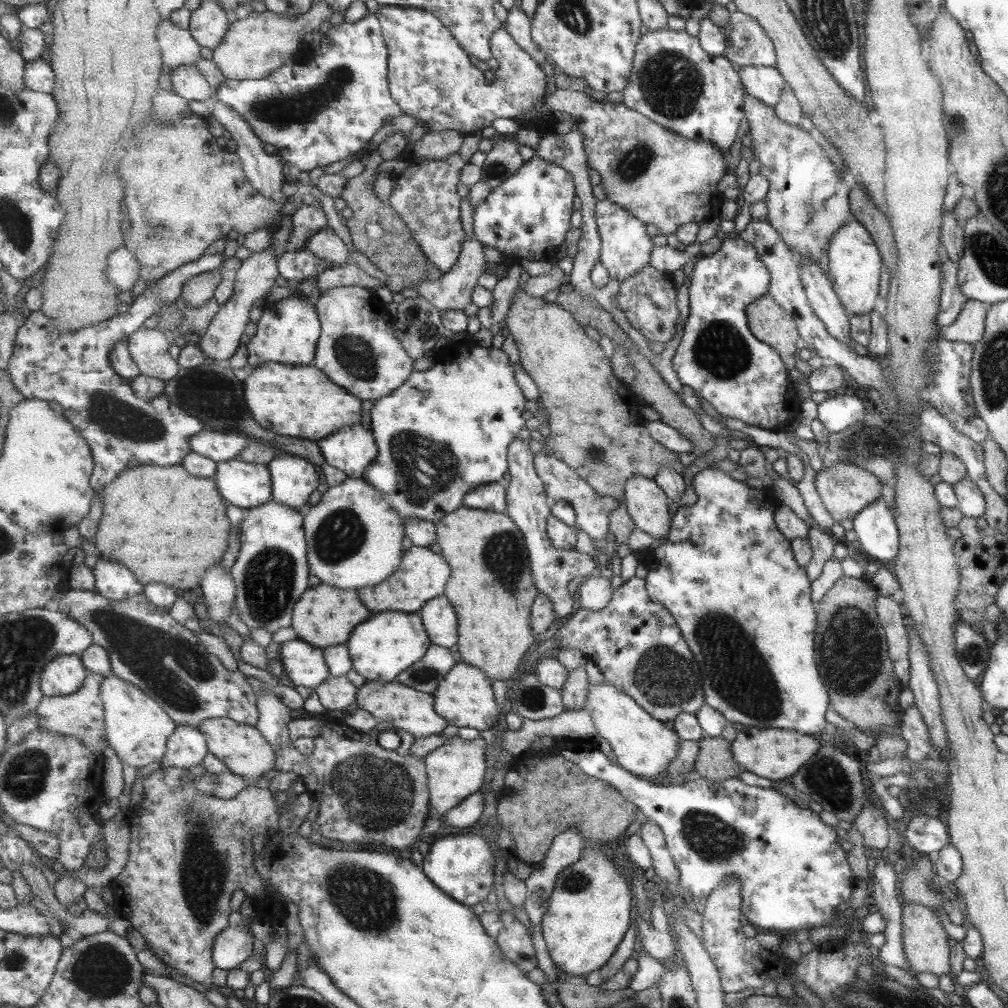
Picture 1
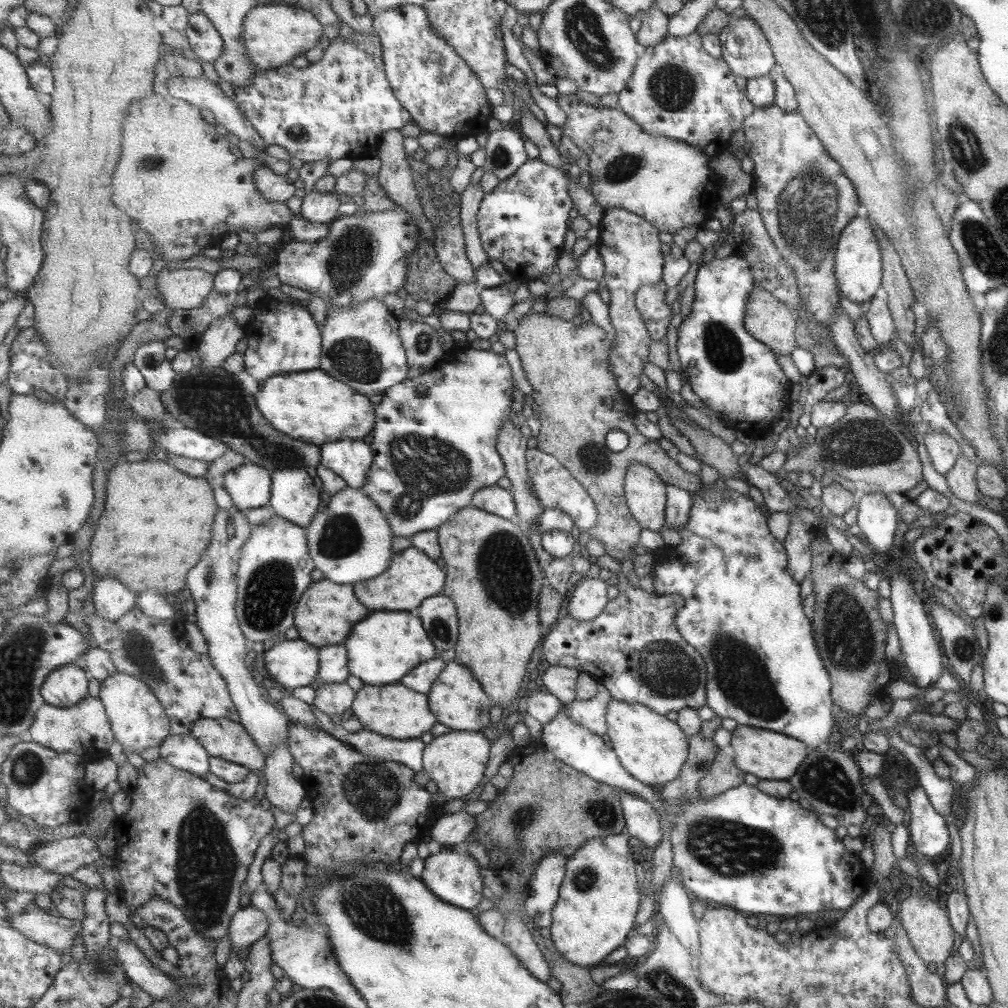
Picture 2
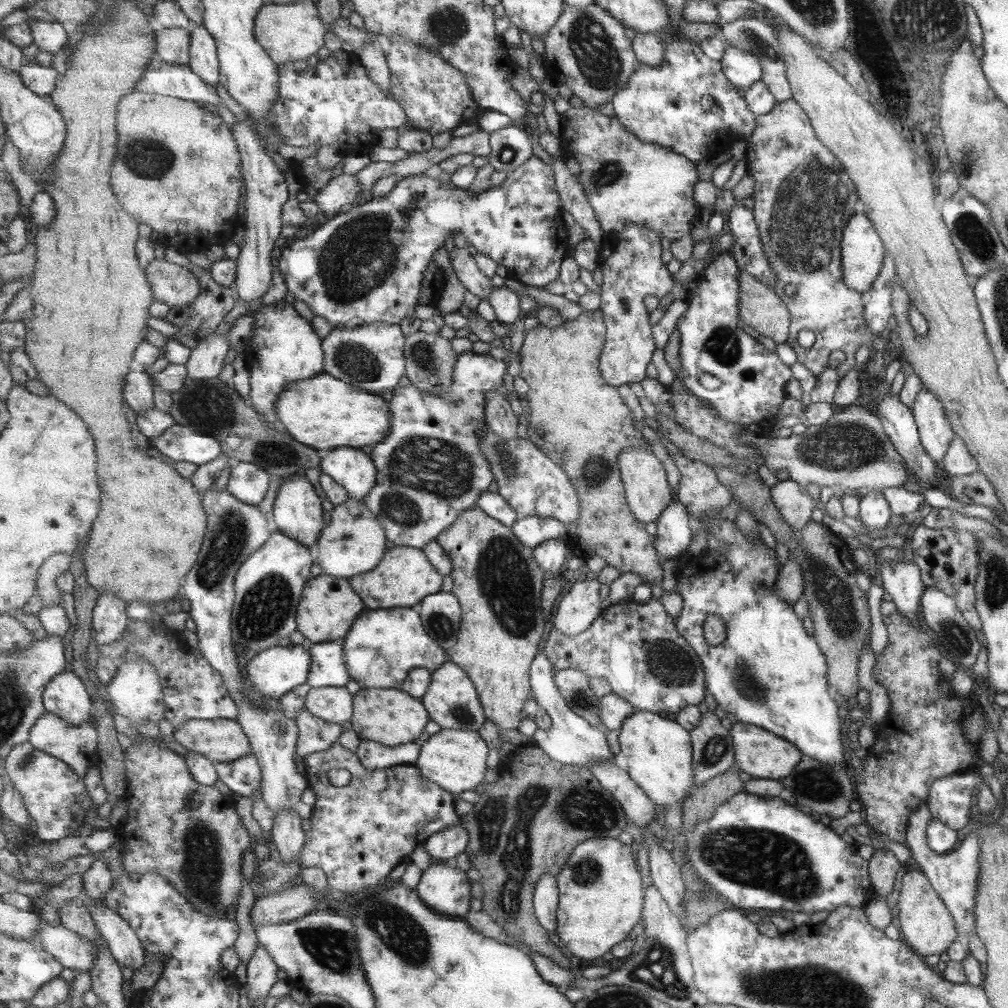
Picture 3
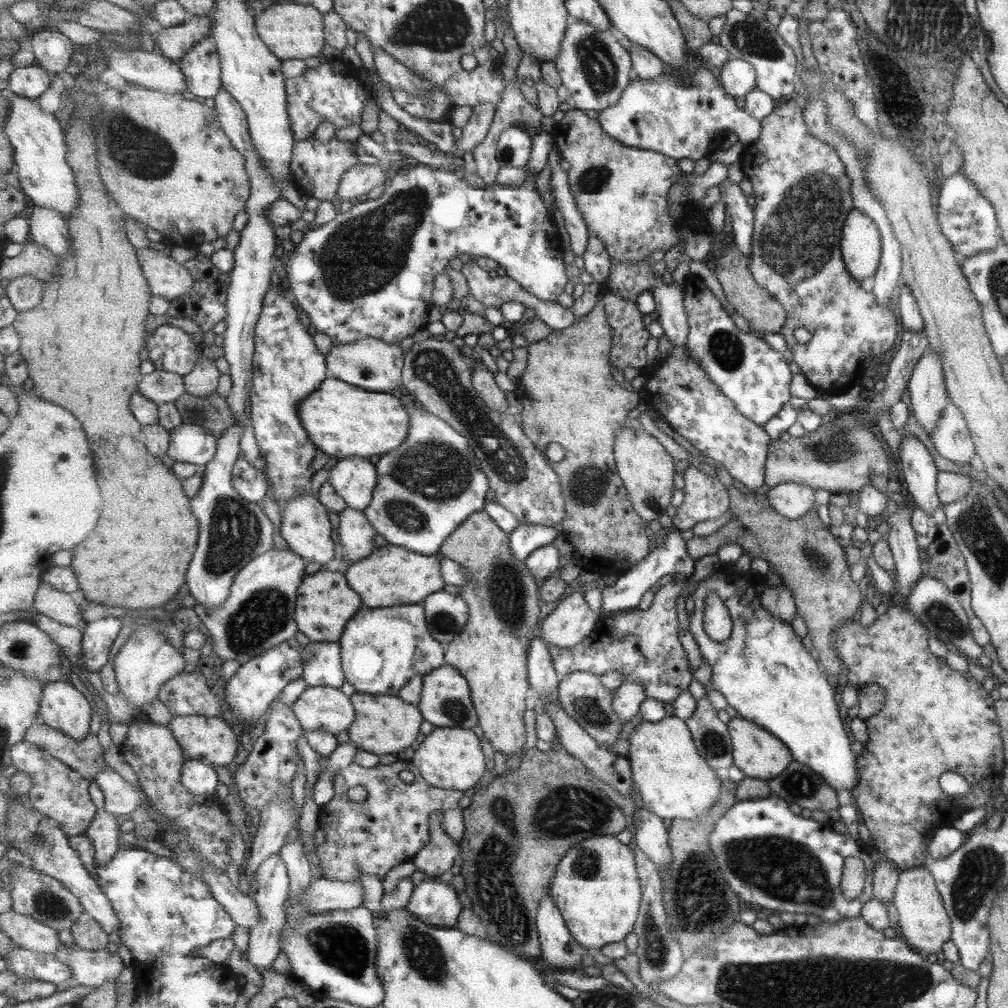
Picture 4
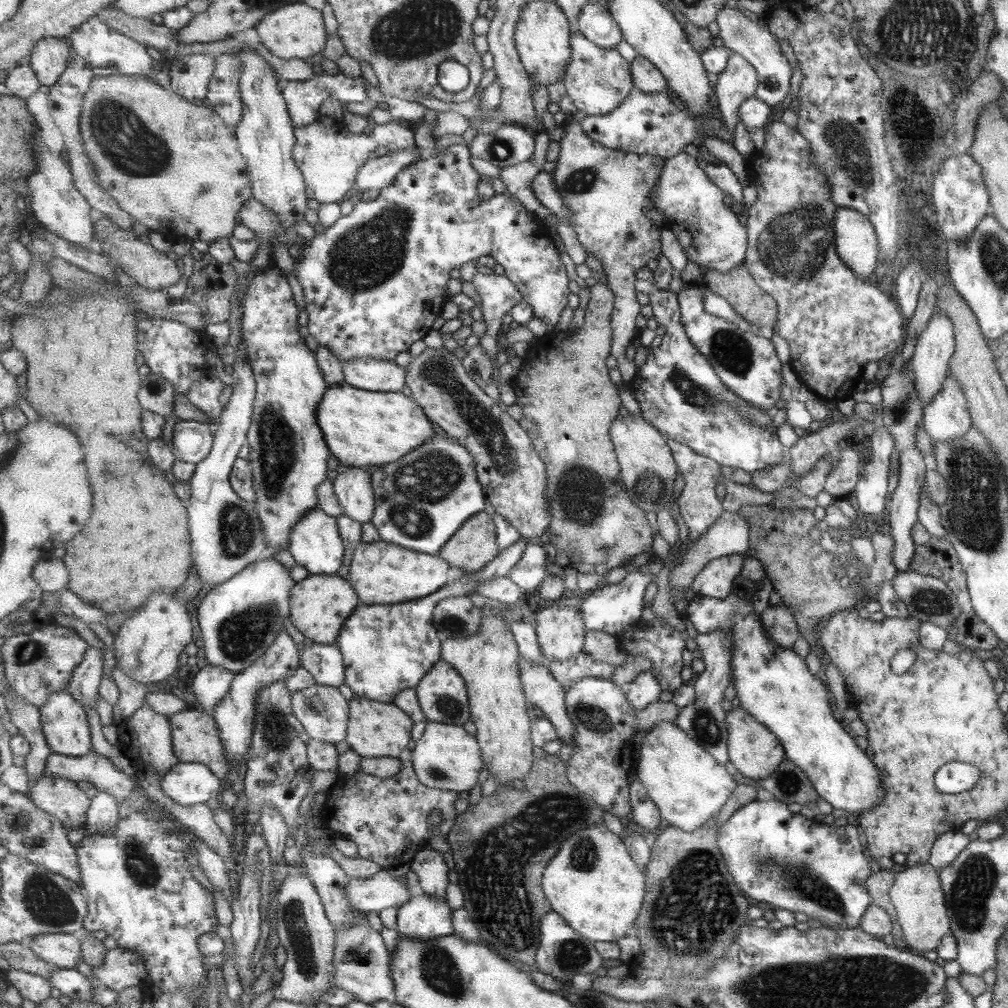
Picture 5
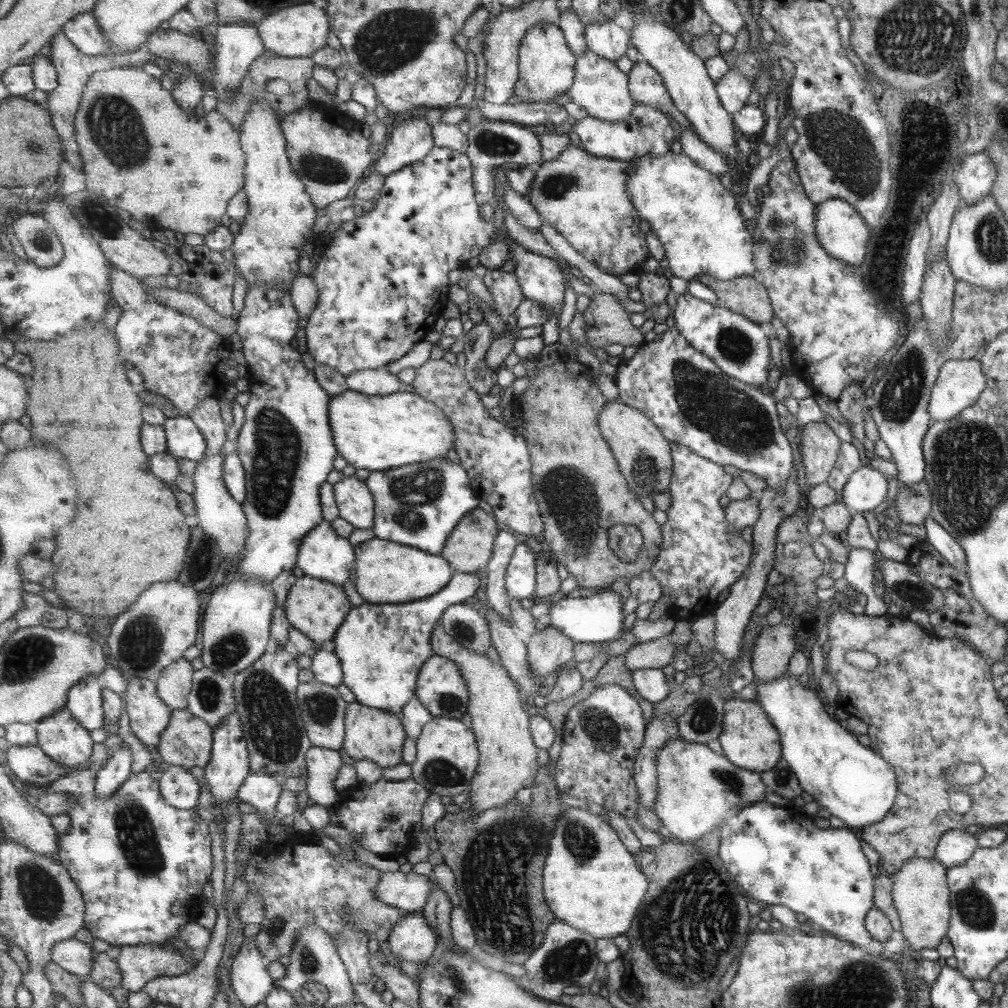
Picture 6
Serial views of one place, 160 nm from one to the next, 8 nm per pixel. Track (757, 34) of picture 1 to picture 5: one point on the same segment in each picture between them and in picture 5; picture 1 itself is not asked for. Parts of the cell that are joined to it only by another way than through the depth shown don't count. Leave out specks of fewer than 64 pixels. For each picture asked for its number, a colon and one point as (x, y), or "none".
2: (744, 47)
3: (741, 68)
4: (737, 77)
5: (737, 82)

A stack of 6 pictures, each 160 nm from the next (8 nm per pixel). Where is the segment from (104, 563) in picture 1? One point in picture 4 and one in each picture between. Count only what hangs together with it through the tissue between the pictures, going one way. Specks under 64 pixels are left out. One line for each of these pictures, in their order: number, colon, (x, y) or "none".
2: (111, 599)
3: (111, 619)
4: (99, 635)

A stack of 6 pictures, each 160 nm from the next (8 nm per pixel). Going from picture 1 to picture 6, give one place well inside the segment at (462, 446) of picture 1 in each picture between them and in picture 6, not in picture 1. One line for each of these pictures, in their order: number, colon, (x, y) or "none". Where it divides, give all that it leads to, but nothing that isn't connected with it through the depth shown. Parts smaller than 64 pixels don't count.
2: (436, 436)
3: (431, 469)
4: (415, 507)
5: (422, 501)
6: (419, 506)

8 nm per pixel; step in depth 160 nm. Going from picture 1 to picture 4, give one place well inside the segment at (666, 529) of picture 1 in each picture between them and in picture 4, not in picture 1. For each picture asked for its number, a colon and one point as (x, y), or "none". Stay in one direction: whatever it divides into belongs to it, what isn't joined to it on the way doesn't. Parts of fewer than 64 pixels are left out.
2: (647, 493)
3: (649, 495)
4: (648, 471)

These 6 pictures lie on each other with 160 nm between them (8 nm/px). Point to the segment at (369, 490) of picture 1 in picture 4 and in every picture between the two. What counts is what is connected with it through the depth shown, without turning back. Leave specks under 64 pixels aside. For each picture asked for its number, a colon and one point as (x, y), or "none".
2: (351, 540)
3: (354, 542)
4: (356, 536)

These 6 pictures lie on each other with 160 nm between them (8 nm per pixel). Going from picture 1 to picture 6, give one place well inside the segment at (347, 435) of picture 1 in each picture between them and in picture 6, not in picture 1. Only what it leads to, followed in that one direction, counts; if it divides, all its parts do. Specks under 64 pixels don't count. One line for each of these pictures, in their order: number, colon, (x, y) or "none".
2: (352, 459)
3: (350, 467)
4: (355, 479)
5: (354, 488)
6: (356, 502)

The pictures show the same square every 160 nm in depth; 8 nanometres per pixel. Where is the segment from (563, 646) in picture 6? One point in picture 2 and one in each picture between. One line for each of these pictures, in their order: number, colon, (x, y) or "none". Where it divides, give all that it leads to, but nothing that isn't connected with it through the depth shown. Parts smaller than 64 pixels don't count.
2: (589, 599)
3: (581, 606)
4: (572, 620)
5: (561, 630)

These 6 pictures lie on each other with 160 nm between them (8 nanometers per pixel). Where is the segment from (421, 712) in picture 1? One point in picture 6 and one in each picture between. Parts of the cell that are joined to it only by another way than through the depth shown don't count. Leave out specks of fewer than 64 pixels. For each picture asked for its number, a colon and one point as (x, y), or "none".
2: (393, 710)
3: (391, 716)
4: (385, 724)
5: (376, 729)
6: (373, 734)

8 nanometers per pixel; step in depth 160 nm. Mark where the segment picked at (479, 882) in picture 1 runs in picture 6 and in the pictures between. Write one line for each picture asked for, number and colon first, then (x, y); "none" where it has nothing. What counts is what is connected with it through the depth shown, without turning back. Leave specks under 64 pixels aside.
2: (455, 878)
3: (445, 887)
4: (434, 901)
5: (424, 918)
6: (413, 939)

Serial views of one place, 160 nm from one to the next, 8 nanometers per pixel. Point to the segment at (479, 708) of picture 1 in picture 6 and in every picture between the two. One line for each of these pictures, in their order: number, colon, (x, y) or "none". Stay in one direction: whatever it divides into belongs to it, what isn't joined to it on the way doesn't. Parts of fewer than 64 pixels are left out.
2: (460, 702)
3: (453, 702)
4: (446, 701)
5: (443, 693)
6: (442, 688)

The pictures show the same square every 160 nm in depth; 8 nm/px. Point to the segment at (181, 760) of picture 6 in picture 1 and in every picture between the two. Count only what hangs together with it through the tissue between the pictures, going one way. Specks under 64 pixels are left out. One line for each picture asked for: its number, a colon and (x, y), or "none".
1: (244, 748)
2: (228, 739)
3: (221, 740)
4: (210, 739)
5: (196, 738)

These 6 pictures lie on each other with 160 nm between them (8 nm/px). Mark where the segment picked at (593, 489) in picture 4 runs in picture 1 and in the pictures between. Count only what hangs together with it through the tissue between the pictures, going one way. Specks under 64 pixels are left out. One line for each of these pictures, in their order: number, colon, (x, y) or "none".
1: (596, 428)
2: (569, 367)
3: (586, 424)

